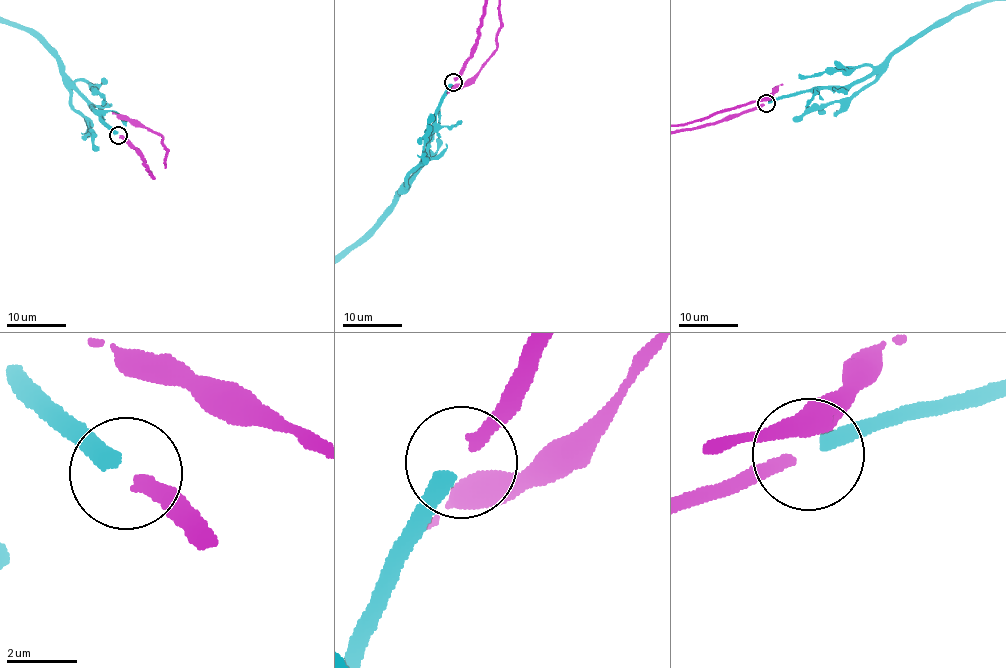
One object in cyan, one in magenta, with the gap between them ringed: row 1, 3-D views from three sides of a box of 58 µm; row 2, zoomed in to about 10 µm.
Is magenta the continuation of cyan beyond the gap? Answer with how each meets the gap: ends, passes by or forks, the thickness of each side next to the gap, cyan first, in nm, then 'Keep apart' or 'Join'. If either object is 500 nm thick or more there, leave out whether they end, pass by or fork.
At the ring cyan ends. At the ring magenta ends. Thickness 440 nm (cyan) against 360 nm. Join

